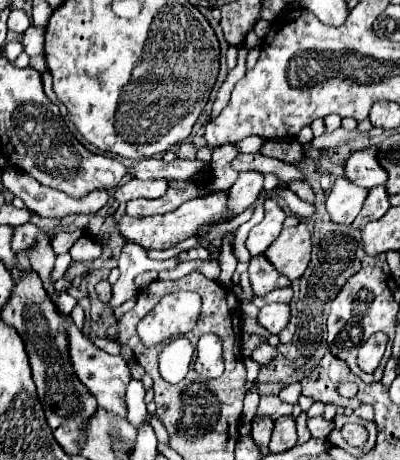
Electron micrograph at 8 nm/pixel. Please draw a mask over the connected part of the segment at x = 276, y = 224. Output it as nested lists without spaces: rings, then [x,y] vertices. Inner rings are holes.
[[[269,198],[265,202],[263,222],[259,222],[255,228],[251,228],[247,242],[245,242],[251,256],[259,256],[269,248],[269,244],[279,236],[279,232],[283,228],[283,220],[285,220],[285,212],[277,206],[277,202],[273,198]]]

